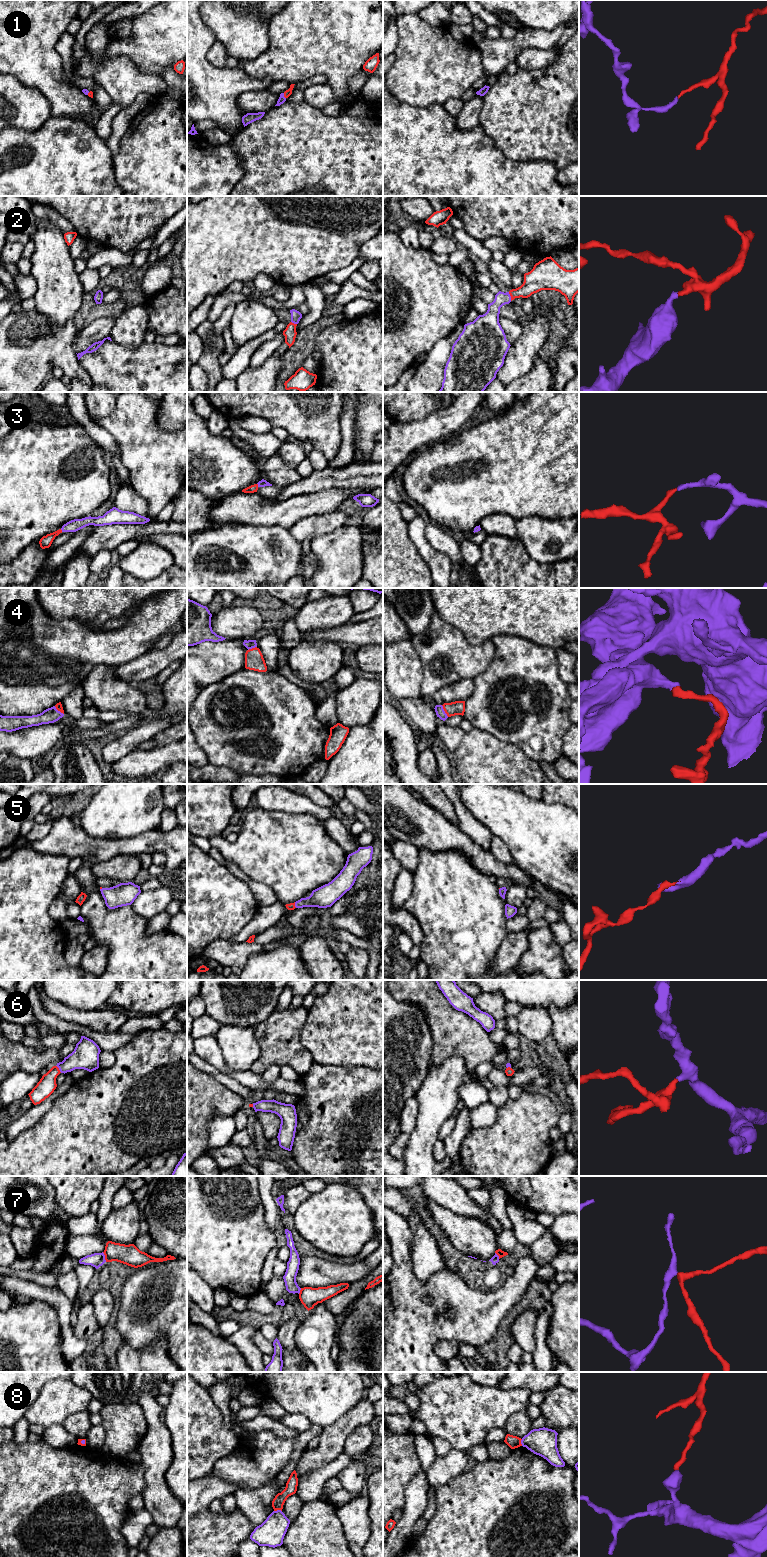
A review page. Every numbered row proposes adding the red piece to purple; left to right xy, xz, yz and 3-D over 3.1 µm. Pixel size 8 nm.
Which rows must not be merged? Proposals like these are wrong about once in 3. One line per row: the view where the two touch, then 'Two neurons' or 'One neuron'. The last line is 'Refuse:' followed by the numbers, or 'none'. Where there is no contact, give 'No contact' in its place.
1: Touches purple in xz. One neuron
2: Touches purple in yz. One neuron
3: Touches purple in xz. One neuron
4: Touches purple in yz. One neuron
5: Touches purple in xz. One neuron
6: Touches purple in xy. One neuron
7: Touches purple in xy. Two neurons
8: Touches purple in xz. Two neurons
Refuse: 7, 8

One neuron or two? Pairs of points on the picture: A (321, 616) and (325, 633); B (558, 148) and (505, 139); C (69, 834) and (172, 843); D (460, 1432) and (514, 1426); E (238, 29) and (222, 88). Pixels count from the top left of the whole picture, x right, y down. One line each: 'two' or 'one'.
A: two
B: one
C: one
D: two
E: two

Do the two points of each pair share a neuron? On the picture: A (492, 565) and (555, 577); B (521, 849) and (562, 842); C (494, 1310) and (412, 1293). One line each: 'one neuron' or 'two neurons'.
A: one neuron
B: one neuron
C: one neuron

